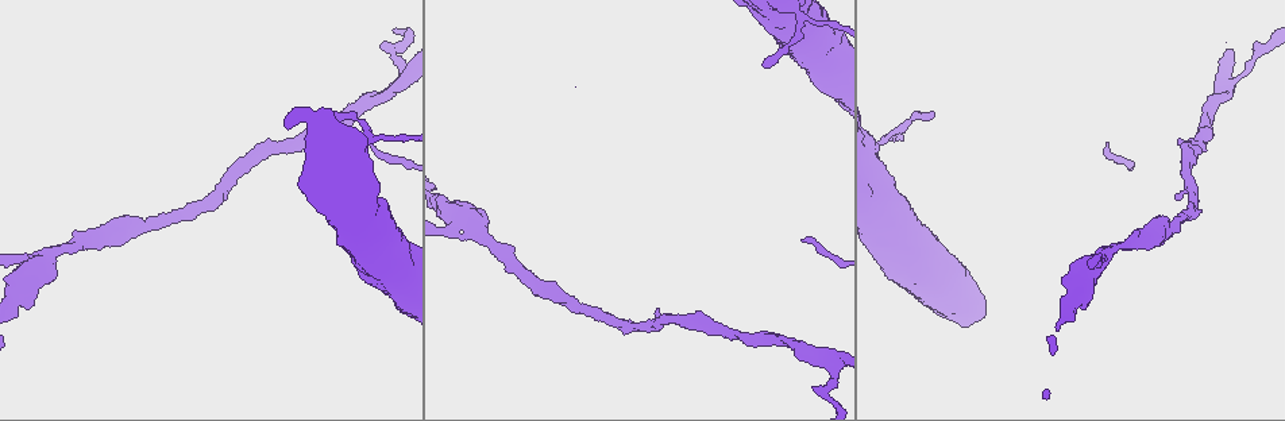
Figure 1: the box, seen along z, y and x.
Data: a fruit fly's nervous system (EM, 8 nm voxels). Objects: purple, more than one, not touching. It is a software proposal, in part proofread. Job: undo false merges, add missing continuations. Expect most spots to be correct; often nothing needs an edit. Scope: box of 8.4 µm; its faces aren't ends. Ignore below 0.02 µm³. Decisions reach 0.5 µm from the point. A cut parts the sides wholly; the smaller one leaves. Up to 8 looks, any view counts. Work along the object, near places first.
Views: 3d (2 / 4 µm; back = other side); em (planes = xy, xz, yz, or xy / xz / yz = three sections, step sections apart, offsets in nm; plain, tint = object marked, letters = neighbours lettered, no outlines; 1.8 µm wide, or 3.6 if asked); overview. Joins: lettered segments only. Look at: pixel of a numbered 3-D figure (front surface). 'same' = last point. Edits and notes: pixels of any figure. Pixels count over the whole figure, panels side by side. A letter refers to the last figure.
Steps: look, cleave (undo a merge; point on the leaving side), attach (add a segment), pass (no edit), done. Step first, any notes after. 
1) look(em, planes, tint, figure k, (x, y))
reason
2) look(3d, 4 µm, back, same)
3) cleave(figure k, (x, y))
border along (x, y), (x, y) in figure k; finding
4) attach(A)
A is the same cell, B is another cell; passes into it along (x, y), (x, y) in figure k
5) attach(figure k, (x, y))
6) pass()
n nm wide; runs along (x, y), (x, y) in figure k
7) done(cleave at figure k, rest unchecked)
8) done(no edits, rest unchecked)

look(em, planes, tint, figure 1, (830, 364))
arms part here

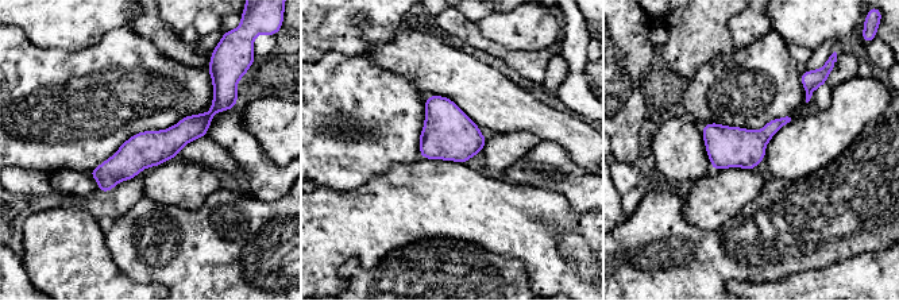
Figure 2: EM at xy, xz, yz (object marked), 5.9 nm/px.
look(em, planes, letters, same)
what lies round it

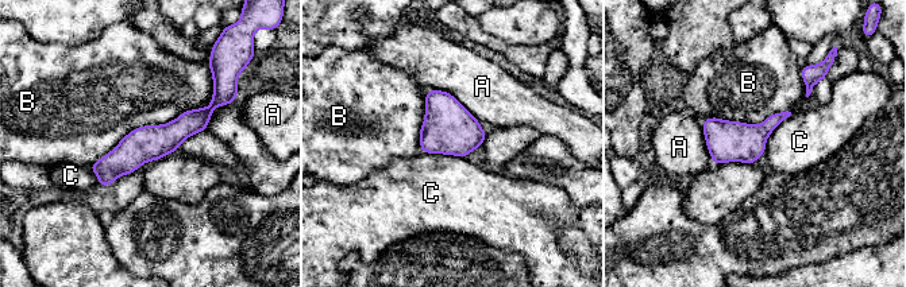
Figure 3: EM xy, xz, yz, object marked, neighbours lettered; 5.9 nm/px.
pass()
220 nm wide; A, B and C are other cells; border along (421, 151), (455, 154), (466, 158) in figure 3; all the same neuron

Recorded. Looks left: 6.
look(em, yz, step 4, tint, figure 1, (929, 112))
thin end

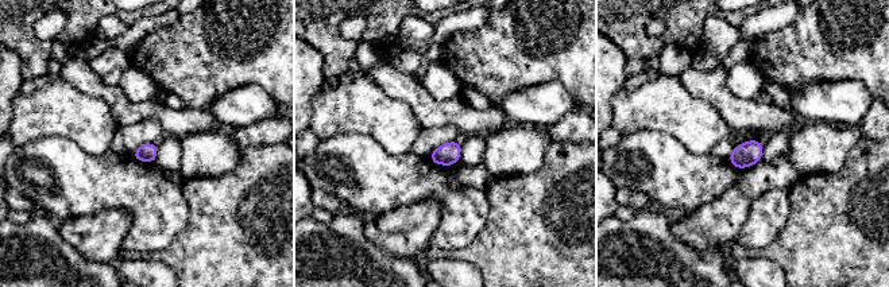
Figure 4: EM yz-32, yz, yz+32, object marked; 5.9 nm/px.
look(em, planes, letters, same)

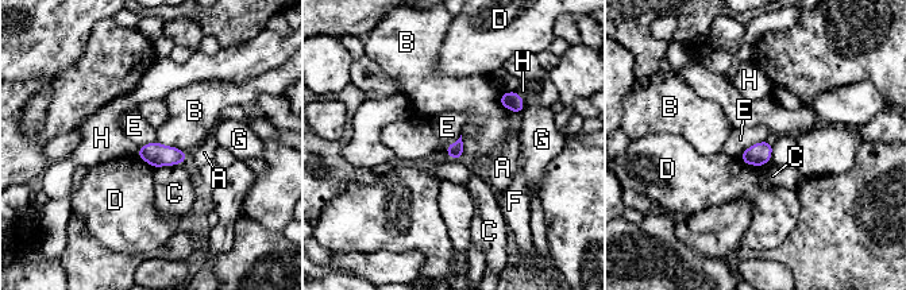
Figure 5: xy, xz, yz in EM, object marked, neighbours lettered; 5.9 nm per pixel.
pass()
A, B, C, D, E, F, G and H are other cells; border along (771, 140), (759, 140), (739, 155) in figure 5; none of them fits

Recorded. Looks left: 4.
look(em, planes, letters, figure 1, (1084, 273))
sudden change in width

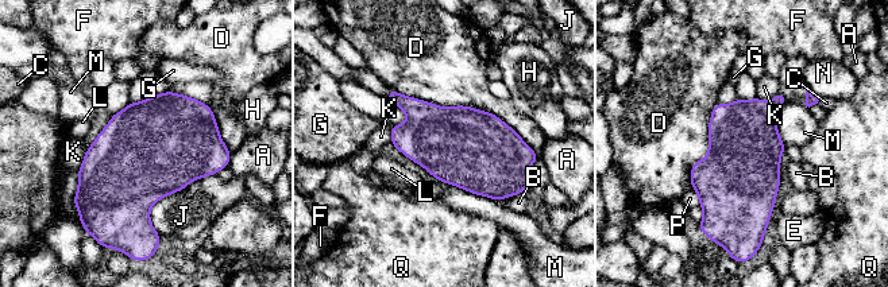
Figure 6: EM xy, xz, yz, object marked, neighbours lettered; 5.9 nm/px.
pass()
A, B, C, D, E, F, G, H, J, K, L, M, N, P and Q are other cells; border along (439, 179), (495, 201) in figure 6; continuous, no second neuron

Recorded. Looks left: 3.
done(no edits, rest unchecked)

